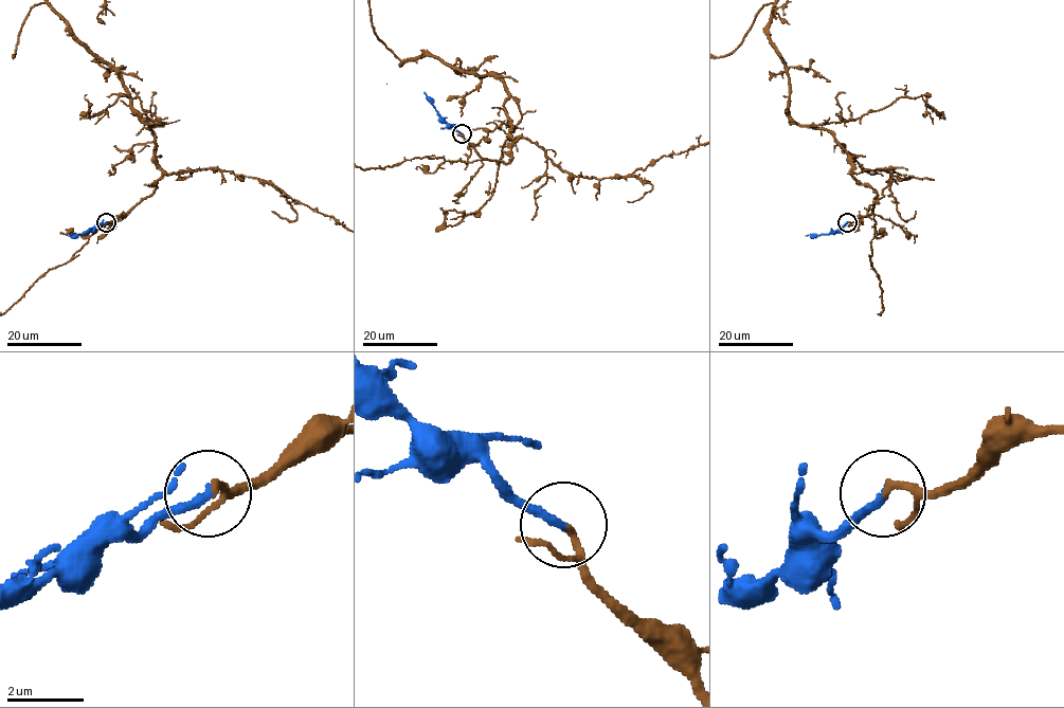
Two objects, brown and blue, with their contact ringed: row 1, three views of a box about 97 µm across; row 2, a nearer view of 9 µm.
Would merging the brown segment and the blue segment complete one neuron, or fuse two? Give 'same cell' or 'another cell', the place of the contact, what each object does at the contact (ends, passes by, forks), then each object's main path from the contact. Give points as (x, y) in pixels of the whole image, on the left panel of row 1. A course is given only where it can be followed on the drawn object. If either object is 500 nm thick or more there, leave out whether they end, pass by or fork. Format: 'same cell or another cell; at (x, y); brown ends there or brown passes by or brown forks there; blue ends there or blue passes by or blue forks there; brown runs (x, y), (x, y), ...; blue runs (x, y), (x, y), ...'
same cell; at (106, 222); brown passes by; blue ends there; brown runs (106, 222), (156, 188), (152, 125), (43, 3), (14, 57), (30, 13); blue runs (106, 222), (85, 234), (68, 235)

